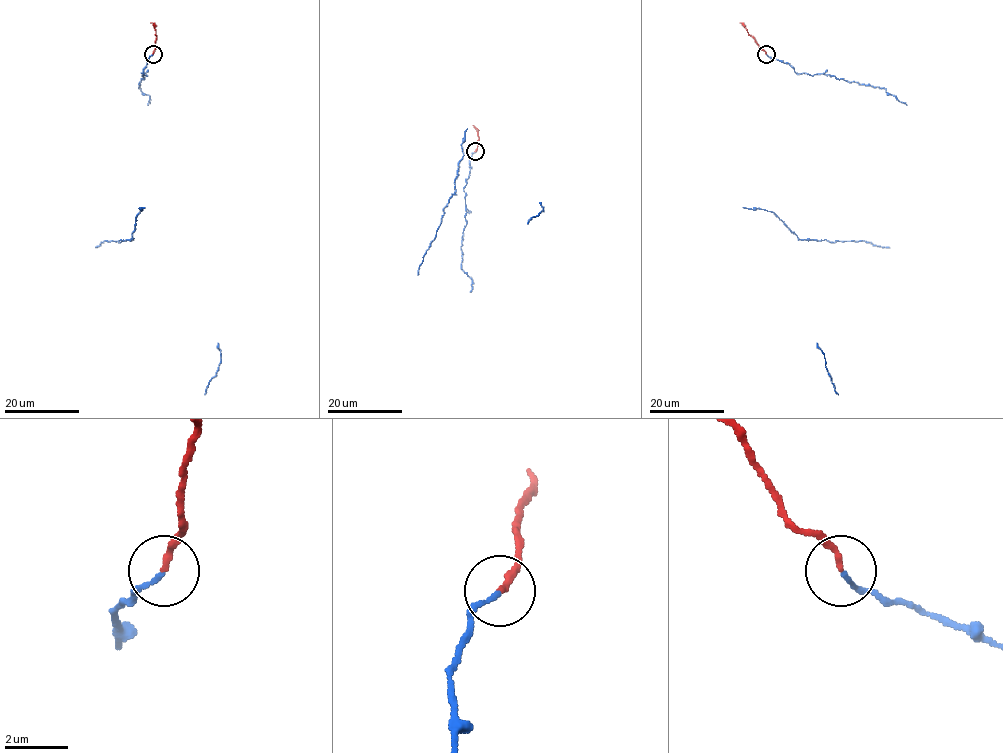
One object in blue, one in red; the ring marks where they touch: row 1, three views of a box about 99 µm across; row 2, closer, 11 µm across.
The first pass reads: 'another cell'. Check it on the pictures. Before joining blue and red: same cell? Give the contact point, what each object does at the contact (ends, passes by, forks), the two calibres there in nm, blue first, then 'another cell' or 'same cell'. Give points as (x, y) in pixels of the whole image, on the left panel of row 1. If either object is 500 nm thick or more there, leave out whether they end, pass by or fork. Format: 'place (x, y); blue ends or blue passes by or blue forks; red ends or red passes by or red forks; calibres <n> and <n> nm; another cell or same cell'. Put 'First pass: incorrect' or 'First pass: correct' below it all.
place (153, 54); blue ends; red ends; calibres 130 and 180 nm; another cell
First pass: correct

